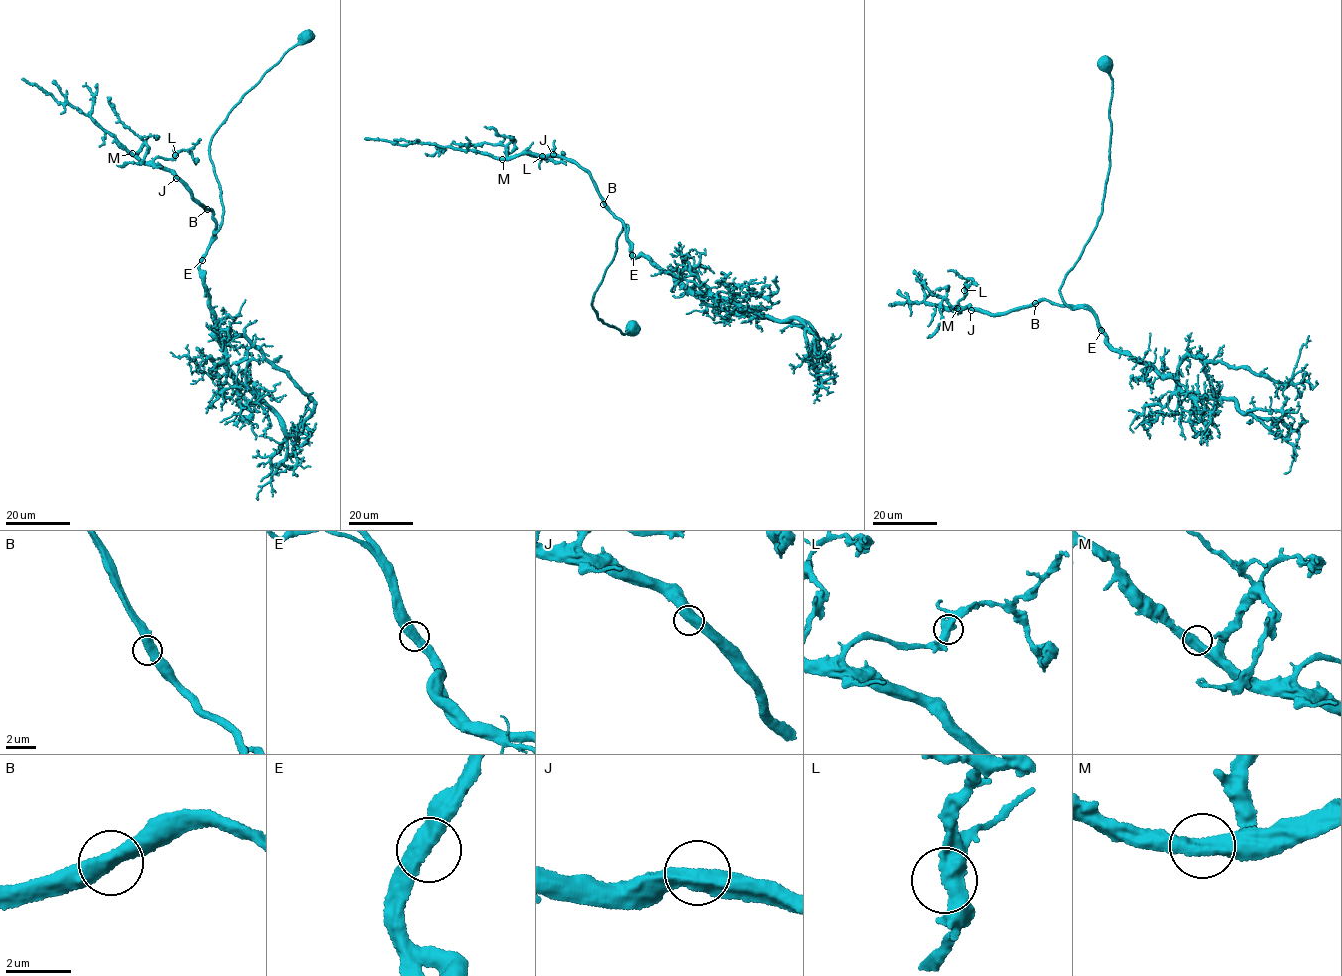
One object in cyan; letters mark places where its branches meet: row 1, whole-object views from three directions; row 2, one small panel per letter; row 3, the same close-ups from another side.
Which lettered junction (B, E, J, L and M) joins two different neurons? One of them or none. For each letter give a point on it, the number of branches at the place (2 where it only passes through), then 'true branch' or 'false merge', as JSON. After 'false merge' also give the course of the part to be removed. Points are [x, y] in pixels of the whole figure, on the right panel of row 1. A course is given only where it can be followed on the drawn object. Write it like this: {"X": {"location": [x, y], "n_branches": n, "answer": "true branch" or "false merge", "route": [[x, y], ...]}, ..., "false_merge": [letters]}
{"B": {"location": [1035, 303], "n_branches": 2, "answer": "true branch"}, "E": {"location": [1101, 330], "n_branches": 2, "answer": "true branch"}, "J": {"location": [971, 310], "n_branches": 2, "answer": "true branch"}, "L": {"location": [964, 290], "n_branches": 2, "answer": "true branch"}, "M": {"location": [957, 308], "n_branches": 2, "answer": "true branch"}, "false_merge": []}

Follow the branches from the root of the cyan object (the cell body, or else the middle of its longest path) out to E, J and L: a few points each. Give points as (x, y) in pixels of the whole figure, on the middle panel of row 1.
E: (634, 327), (623, 333), (599, 319), (592, 305), (624, 224), (632, 255)
J: (634, 327), (623, 333), (599, 319), (592, 305), (623, 226), (628, 228), (609, 209), (587, 171), (553, 154)
L: (634, 327), (623, 333), (599, 319), (592, 305), (623, 226), (628, 228), (581, 167), (523, 153), (542, 156)

